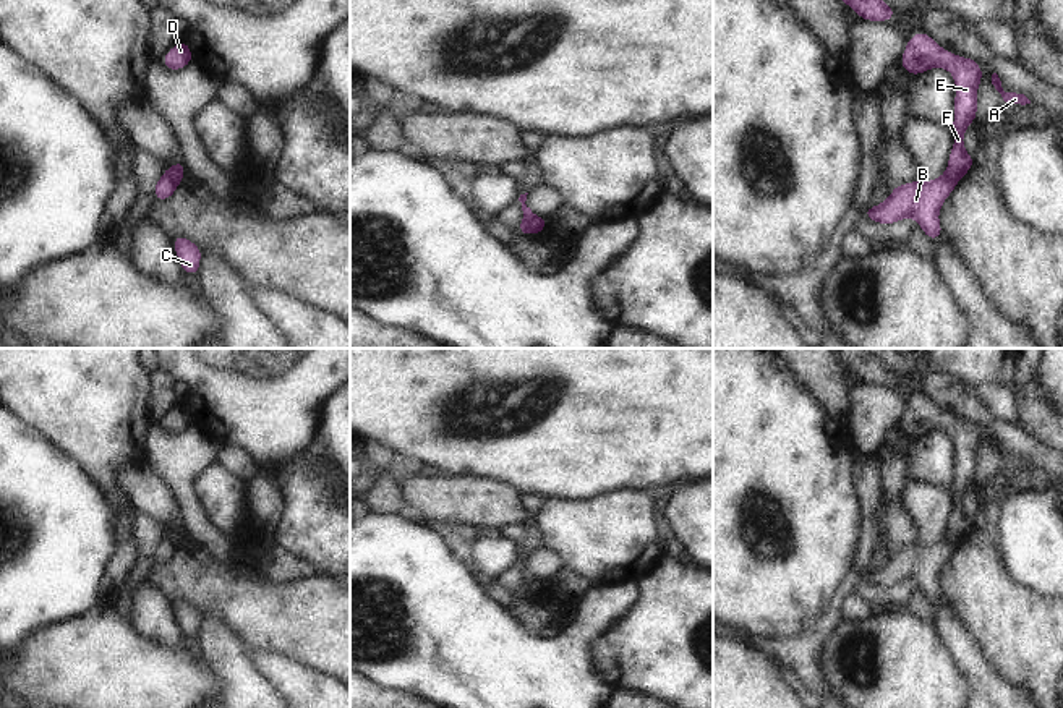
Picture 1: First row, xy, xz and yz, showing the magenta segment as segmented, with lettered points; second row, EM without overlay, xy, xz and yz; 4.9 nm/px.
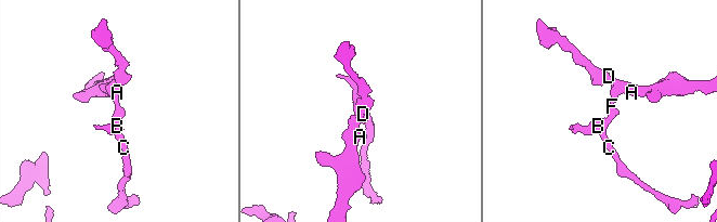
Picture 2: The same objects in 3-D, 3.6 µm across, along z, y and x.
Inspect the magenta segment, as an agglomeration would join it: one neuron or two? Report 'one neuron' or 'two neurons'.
two neurons

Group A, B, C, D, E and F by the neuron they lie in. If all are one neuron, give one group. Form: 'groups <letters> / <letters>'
groups A D E F / B C

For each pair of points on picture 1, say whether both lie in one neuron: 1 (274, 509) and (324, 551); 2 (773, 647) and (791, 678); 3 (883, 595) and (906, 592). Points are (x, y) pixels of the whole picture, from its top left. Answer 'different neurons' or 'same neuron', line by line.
1: different neurons
2: different neurons
3: same neuron

